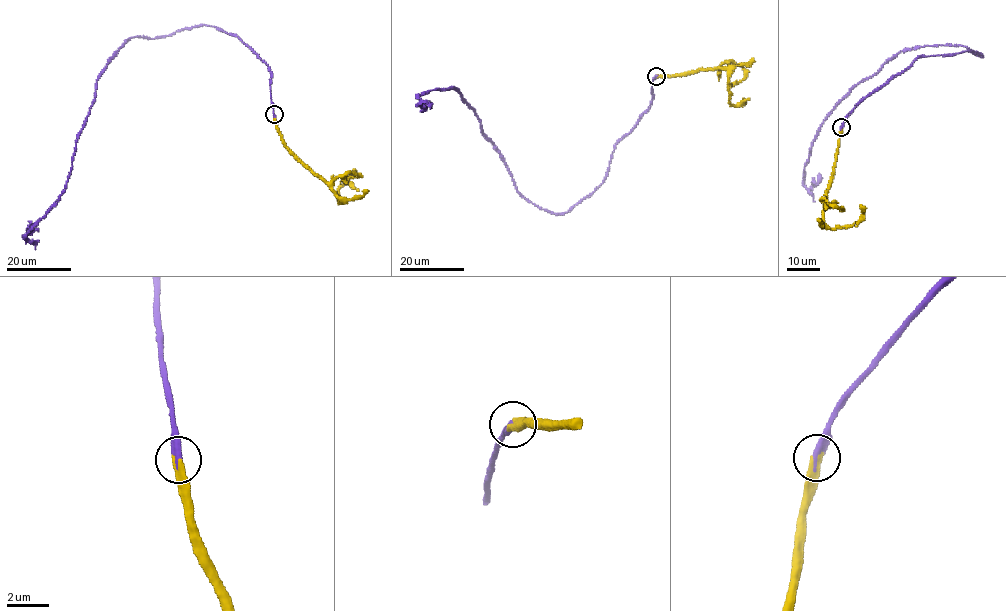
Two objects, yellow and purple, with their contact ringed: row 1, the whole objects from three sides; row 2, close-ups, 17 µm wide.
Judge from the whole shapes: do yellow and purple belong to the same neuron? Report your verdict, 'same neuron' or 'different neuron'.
same neuron

